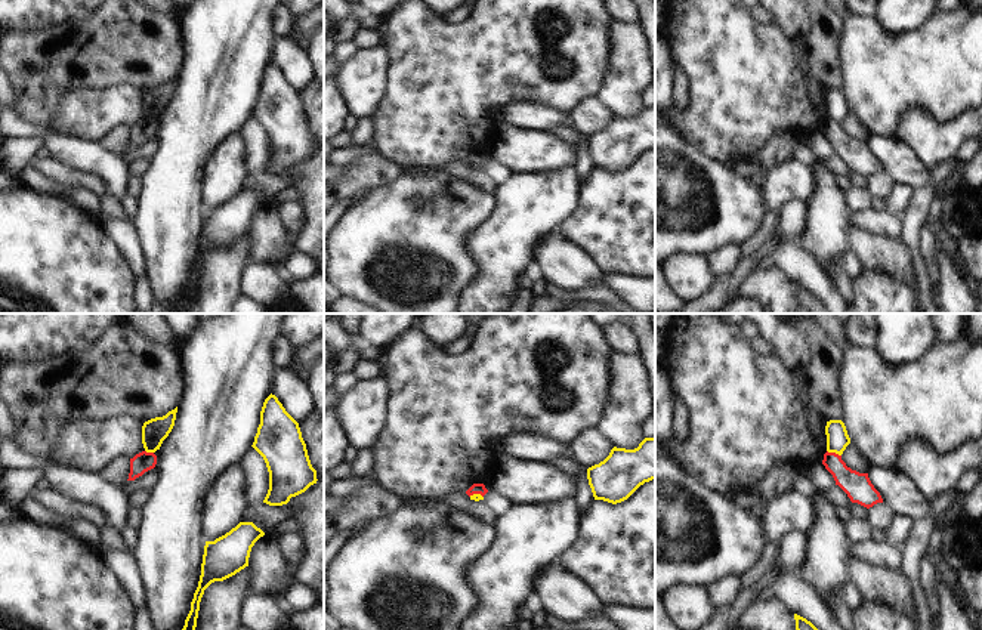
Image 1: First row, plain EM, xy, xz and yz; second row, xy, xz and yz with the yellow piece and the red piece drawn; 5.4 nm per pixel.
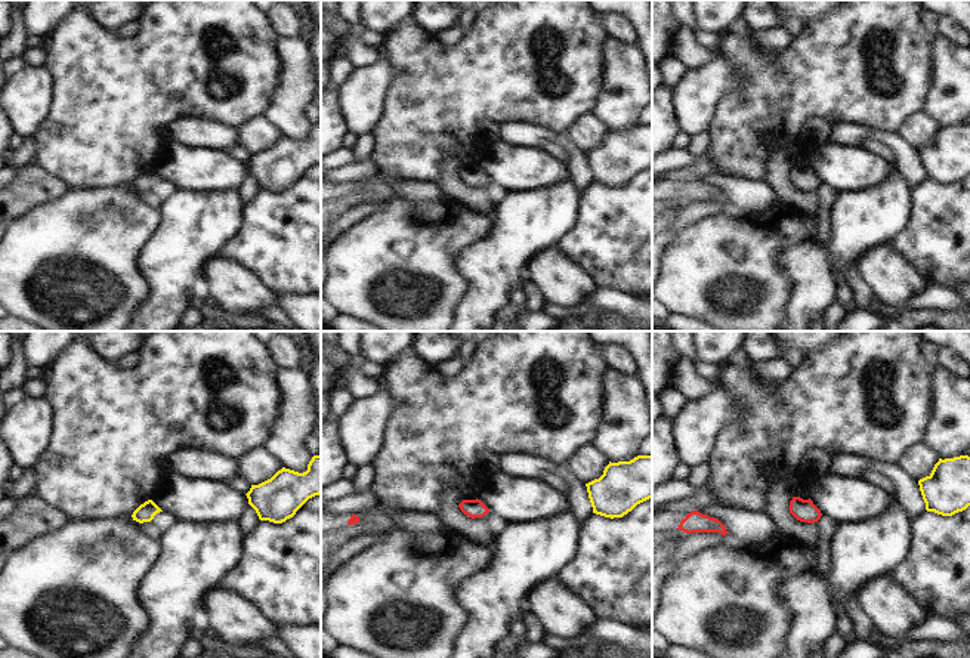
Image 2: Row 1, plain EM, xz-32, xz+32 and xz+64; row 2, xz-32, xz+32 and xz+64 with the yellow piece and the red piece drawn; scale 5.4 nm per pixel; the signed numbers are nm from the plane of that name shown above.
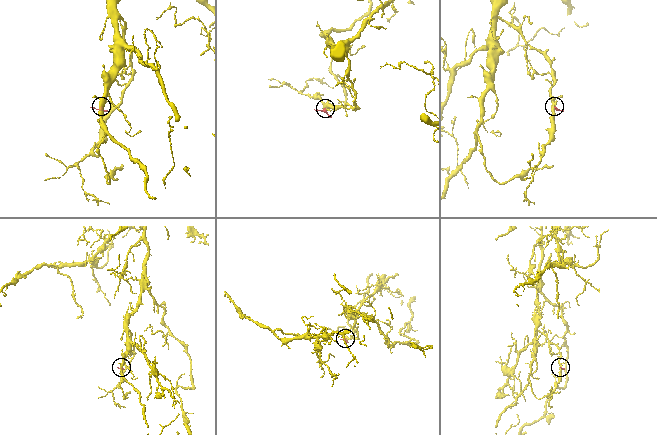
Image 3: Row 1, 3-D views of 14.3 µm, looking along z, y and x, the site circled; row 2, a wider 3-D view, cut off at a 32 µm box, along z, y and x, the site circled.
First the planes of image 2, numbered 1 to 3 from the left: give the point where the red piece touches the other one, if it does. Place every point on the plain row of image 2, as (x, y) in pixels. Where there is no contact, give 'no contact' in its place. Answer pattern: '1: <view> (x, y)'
1: no contact
2: no contact
3: no contact

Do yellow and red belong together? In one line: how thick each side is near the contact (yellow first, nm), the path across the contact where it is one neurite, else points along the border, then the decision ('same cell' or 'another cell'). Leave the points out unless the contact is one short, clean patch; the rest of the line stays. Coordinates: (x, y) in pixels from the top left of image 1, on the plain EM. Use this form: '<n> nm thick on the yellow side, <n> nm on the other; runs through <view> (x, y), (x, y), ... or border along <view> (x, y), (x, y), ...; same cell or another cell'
120 nm thick on the yellow side, 150 nm on the other; border along yz (827, 119), (840, 124); another cell

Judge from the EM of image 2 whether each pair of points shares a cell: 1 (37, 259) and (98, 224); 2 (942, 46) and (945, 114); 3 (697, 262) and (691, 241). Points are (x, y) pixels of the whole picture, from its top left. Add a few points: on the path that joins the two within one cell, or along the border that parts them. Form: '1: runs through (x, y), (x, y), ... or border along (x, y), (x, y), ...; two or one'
1: runs through (52, 259), (62, 259), (83, 238); one
2: runs through (942, 62), (941, 92), (945, 98); one
3: runs through (697, 258), (695, 246); one

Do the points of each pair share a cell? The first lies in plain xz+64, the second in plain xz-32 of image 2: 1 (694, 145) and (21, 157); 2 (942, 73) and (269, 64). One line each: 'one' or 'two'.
1: one
2: two

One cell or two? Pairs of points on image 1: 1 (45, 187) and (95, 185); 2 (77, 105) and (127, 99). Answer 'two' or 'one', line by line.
1: two
2: one

